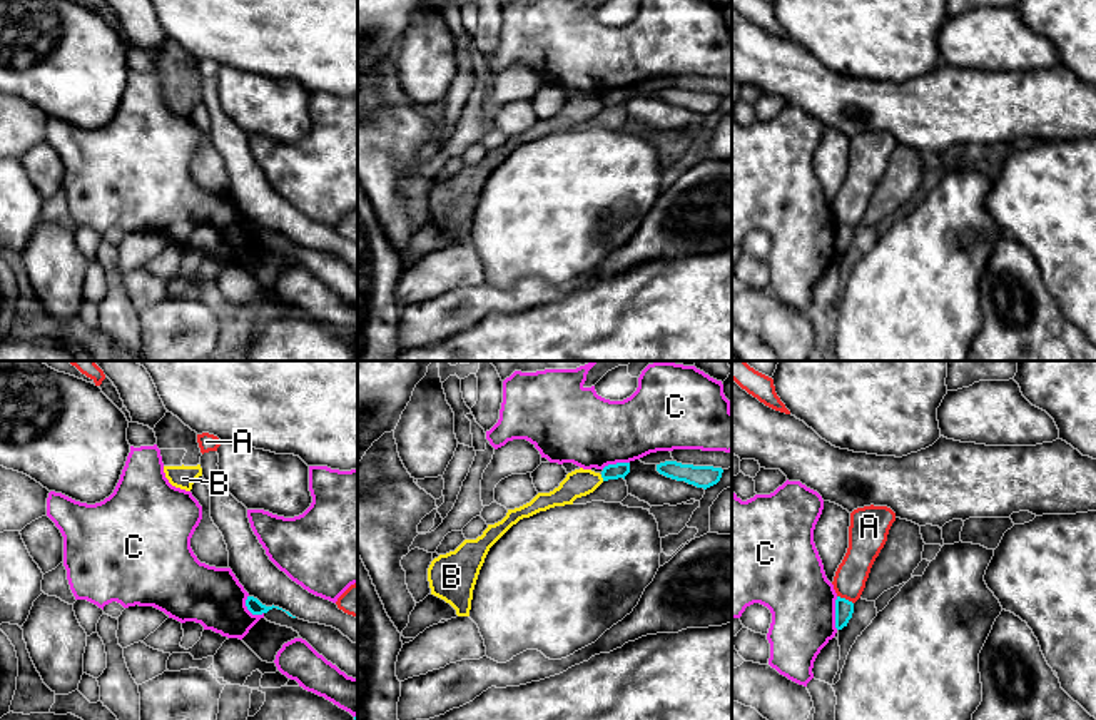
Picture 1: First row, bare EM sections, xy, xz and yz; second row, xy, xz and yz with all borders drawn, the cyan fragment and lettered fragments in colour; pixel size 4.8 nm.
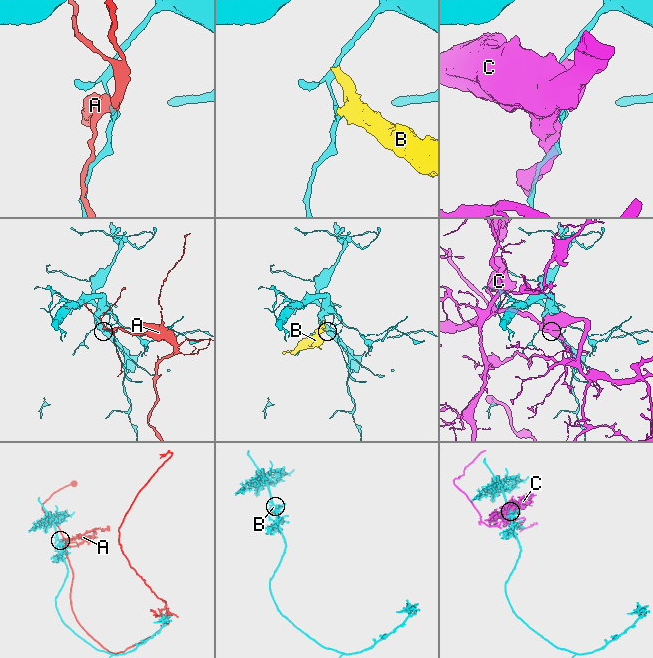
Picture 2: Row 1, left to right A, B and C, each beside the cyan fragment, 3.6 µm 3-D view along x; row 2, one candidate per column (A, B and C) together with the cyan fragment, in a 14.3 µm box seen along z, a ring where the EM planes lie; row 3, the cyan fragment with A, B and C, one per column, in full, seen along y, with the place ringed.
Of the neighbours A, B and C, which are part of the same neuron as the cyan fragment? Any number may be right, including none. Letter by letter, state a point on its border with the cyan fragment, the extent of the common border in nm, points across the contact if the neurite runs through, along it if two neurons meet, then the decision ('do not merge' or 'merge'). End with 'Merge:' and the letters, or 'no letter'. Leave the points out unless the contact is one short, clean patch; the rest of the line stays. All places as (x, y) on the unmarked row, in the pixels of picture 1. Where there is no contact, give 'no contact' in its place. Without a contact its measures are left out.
A: contact yz (844, 224); length 90 nm; do not merge
B: contact xz (602, 102); length 40 nm; border xz (600, 101), (603, 106); do not merge
C: contact yz (836, 239); length 160 nm; do not merge
Merge: no letter

